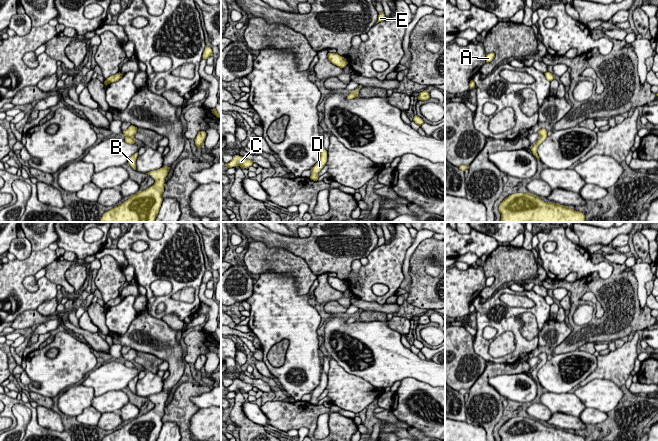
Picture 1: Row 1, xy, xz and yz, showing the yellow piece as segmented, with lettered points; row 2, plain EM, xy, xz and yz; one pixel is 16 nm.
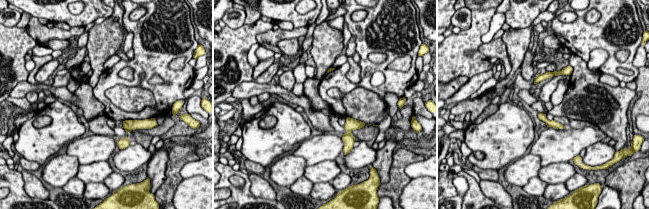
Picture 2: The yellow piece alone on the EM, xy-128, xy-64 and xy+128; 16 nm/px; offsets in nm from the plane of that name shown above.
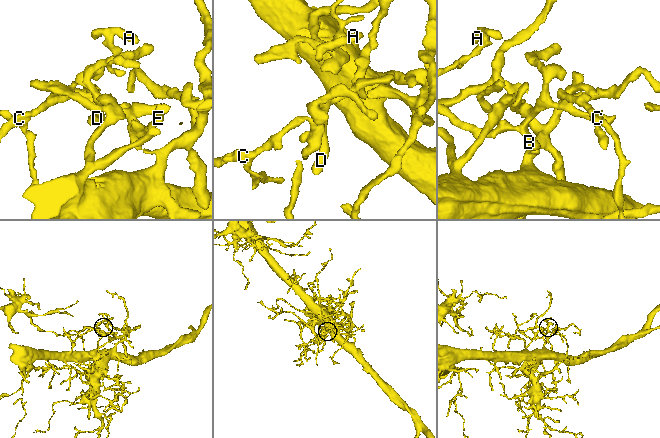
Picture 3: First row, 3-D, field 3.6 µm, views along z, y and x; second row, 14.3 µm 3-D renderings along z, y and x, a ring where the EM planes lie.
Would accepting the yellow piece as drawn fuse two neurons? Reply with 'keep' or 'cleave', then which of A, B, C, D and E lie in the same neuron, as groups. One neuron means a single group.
keep; A B C D E

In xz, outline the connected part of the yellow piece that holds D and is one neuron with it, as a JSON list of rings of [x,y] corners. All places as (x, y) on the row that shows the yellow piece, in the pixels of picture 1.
[[[323,144],[321,146],[320,159],[311,169],[310,179],[313,181],[317,181],[319,176],[318,173],[322,170],[322,168],[326,165],[327,162],[327,151],[324,149]]]

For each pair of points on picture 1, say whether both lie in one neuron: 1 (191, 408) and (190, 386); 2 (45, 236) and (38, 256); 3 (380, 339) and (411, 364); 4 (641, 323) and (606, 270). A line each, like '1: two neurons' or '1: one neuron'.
1: one neuron
2: two neurons
3: one neuron
4: two neurons

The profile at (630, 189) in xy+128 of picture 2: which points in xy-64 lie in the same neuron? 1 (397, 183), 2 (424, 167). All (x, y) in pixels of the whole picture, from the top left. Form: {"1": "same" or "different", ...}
{"1": "same", "2": "different"}

